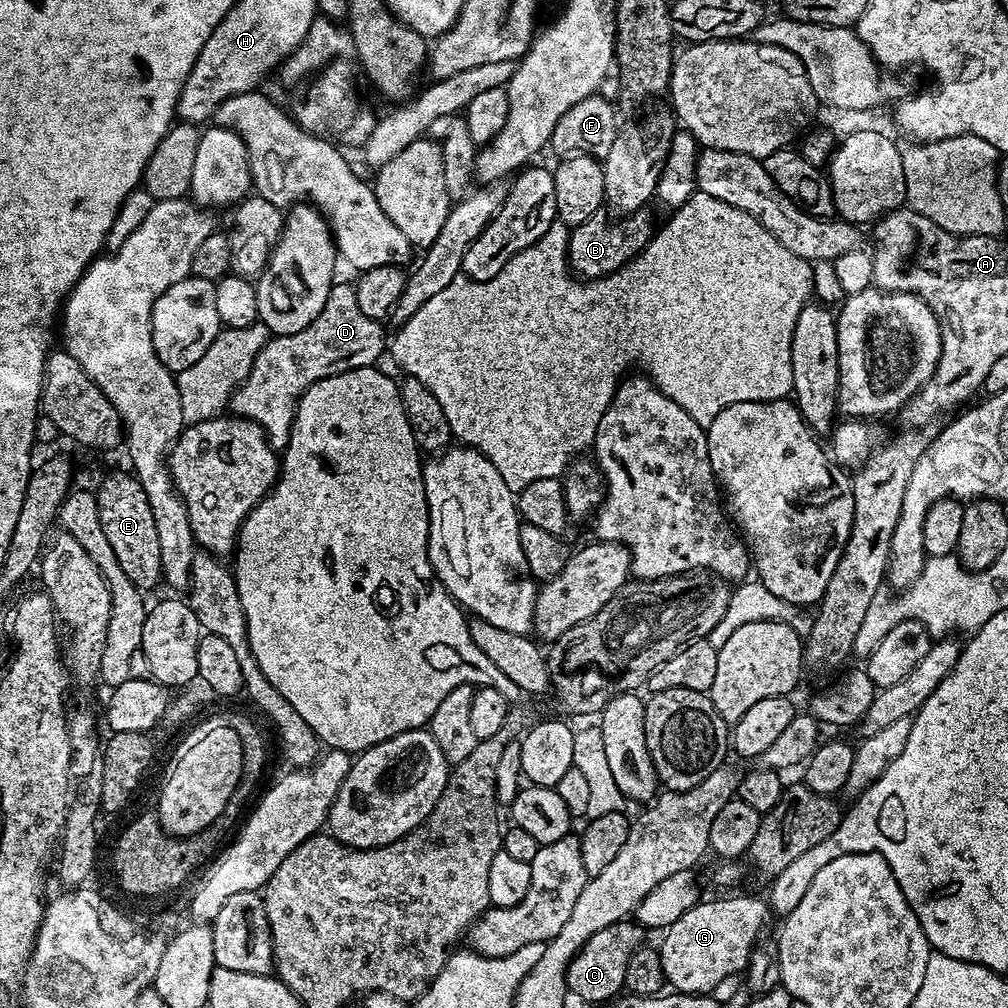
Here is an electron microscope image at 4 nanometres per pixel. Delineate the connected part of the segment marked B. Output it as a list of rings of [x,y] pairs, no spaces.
[[[641,210],[616,218],[613,224],[607,224],[601,218],[593,218],[575,225],[568,238],[568,266],[577,277],[599,280],[601,276],[609,276],[619,268],[629,264],[635,256],[652,241],[654,227],[647,211]]]

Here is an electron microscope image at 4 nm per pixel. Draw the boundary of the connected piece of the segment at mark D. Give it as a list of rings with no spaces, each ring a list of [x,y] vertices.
[[[337,283],[328,289],[323,297],[324,305],[320,313],[309,322],[308,325],[297,327],[294,334],[289,336],[273,335],[264,343],[262,350],[254,358],[254,364],[250,366],[250,372],[236,387],[230,401],[230,412],[233,416],[242,416],[256,421],[267,433],[268,444],[277,452],[282,452],[289,444],[289,434],[292,422],[296,417],[298,397],[310,386],[324,380],[328,376],[336,376],[340,372],[349,372],[352,368],[370,368],[377,363],[376,359],[386,352],[386,336],[384,340],[384,327],[381,321],[366,318],[362,310],[358,310],[356,301],[356,289]]]

